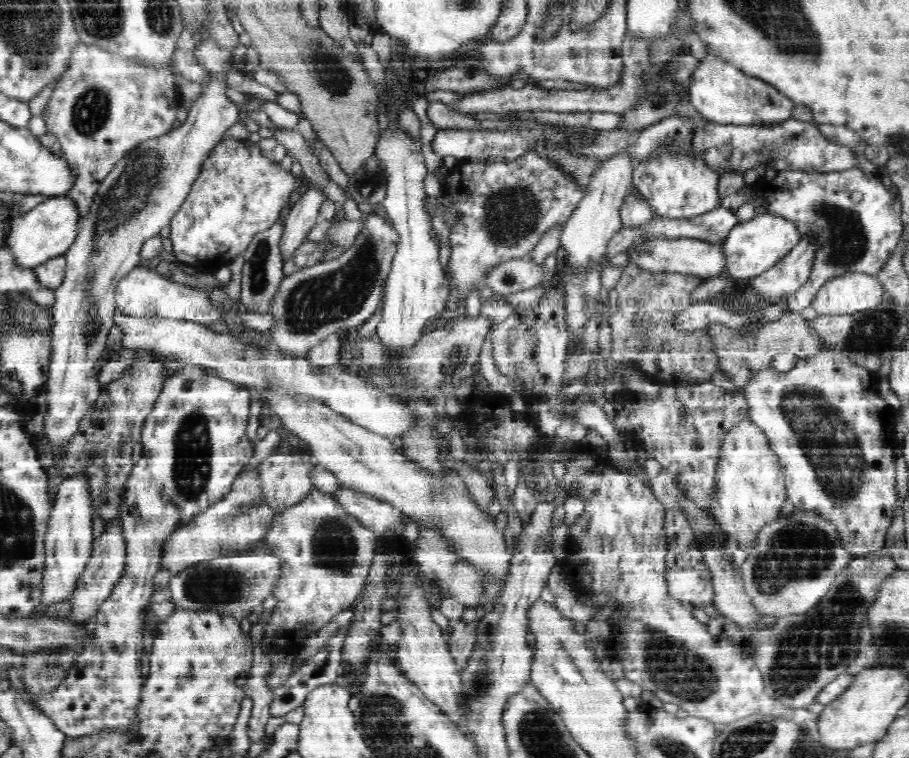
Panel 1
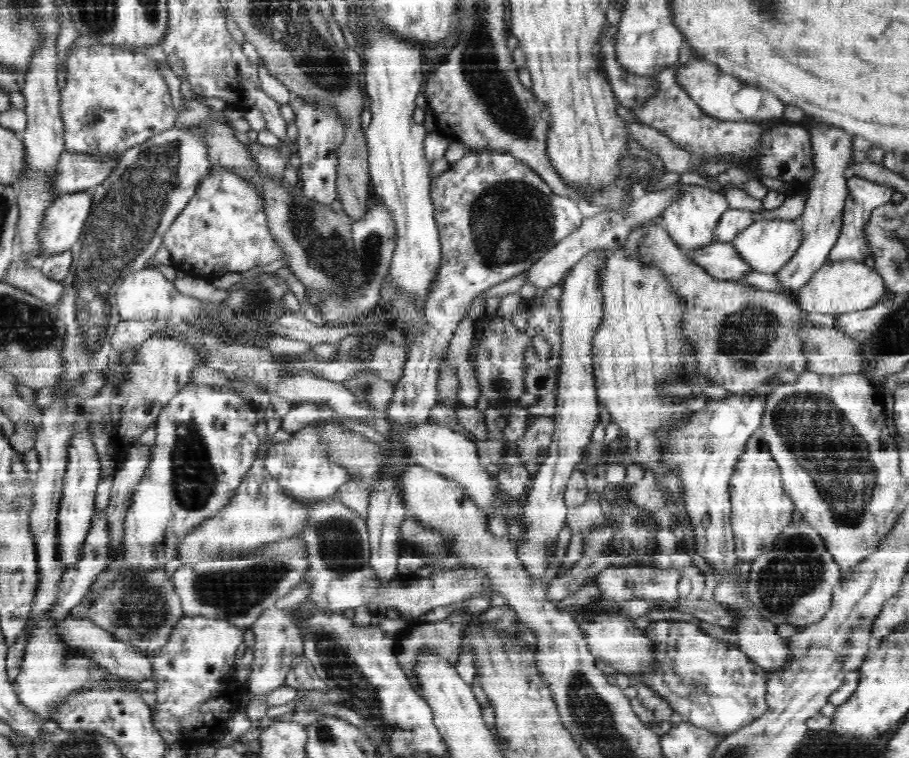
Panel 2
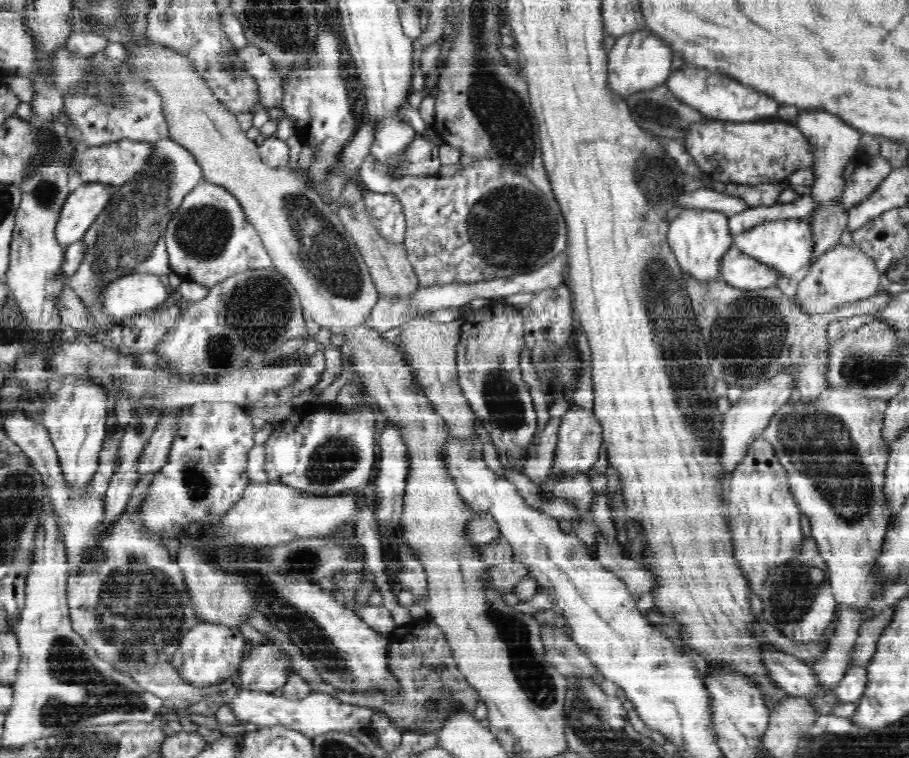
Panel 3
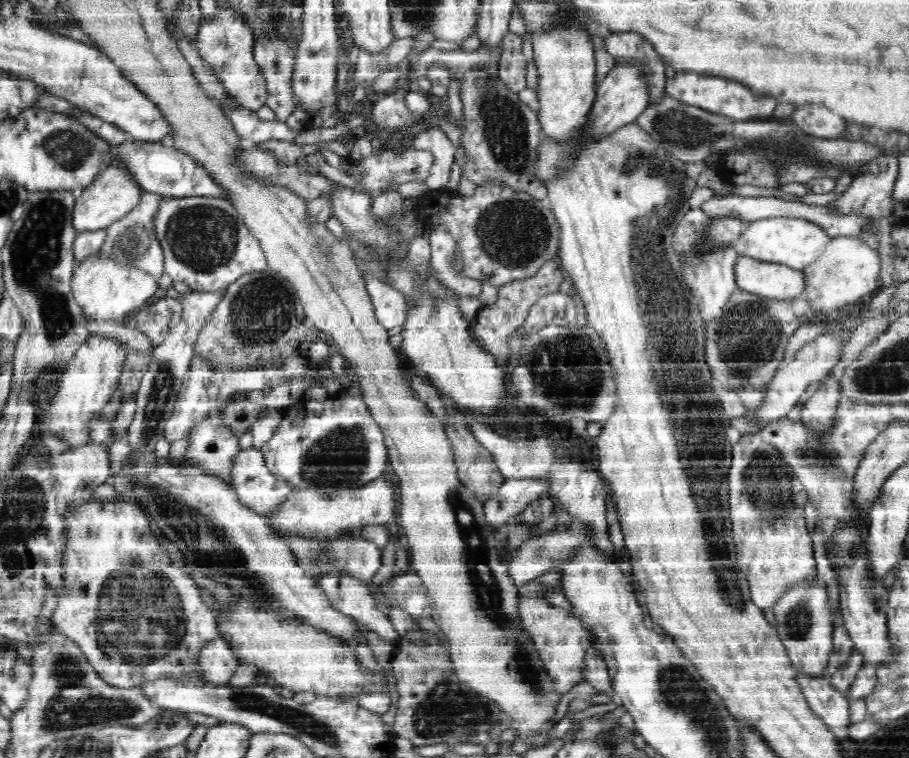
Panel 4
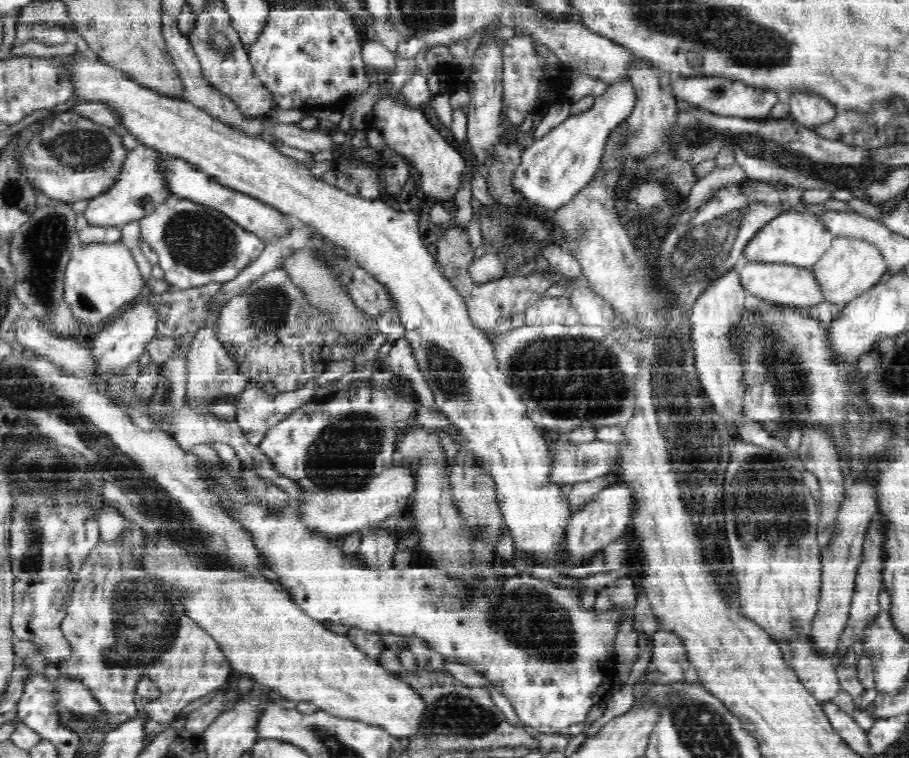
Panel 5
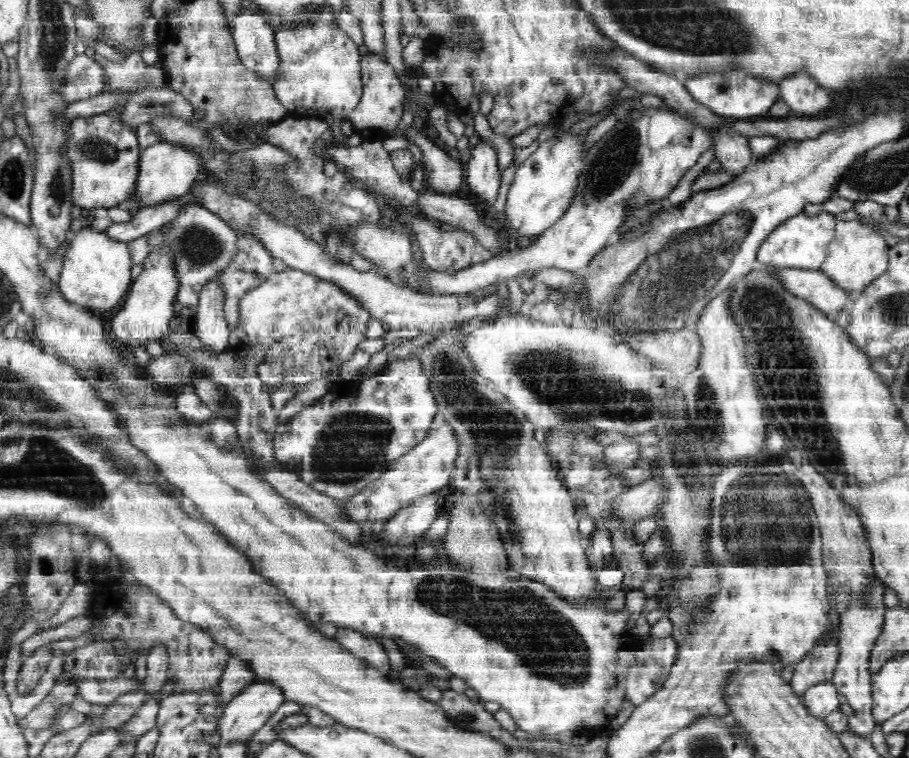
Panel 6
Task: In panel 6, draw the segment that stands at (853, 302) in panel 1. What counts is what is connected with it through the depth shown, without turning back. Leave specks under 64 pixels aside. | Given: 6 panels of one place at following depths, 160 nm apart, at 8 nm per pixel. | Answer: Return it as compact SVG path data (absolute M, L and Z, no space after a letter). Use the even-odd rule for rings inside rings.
M837 219L835 239L829 244L826 260L820 270L839 290L854 297L884 274L889 265L889 247L884 237L876 233L872 226L857 220Z

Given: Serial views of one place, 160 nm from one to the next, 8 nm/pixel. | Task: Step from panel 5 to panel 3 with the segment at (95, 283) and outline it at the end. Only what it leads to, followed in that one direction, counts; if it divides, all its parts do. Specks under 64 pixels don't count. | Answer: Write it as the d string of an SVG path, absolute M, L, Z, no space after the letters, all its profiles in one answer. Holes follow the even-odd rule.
M140 273L123 276L109 284L109 291L102 295L103 307L116 322L124 317L160 310L172 293L158 274Z

